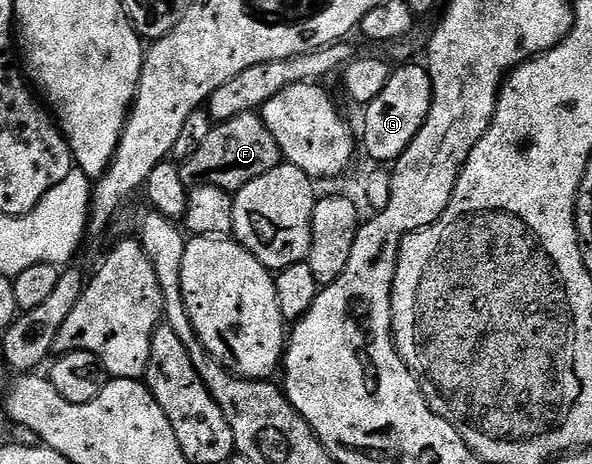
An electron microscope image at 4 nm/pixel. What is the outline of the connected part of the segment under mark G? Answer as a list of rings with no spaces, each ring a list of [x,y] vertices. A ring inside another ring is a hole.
[[[404,63],[391,73],[389,82],[385,82],[385,90],[373,102],[366,105],[363,116],[363,136],[361,132],[361,148],[367,151],[375,164],[387,166],[399,159],[407,149],[409,142],[417,138],[431,105],[431,75],[422,63]]]

